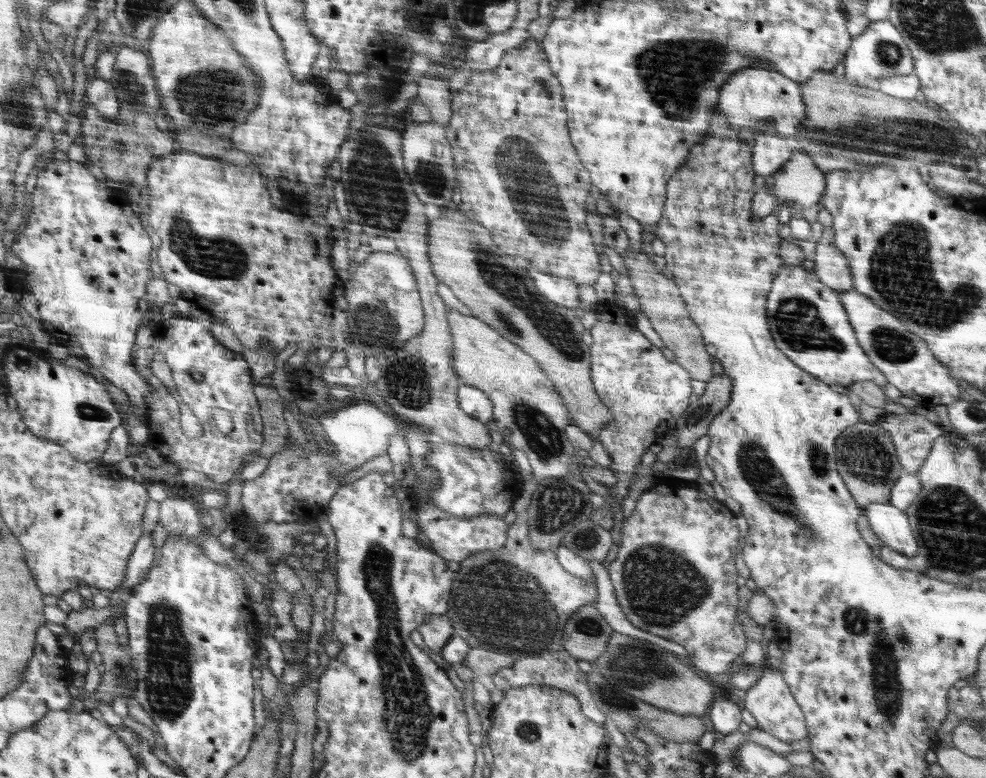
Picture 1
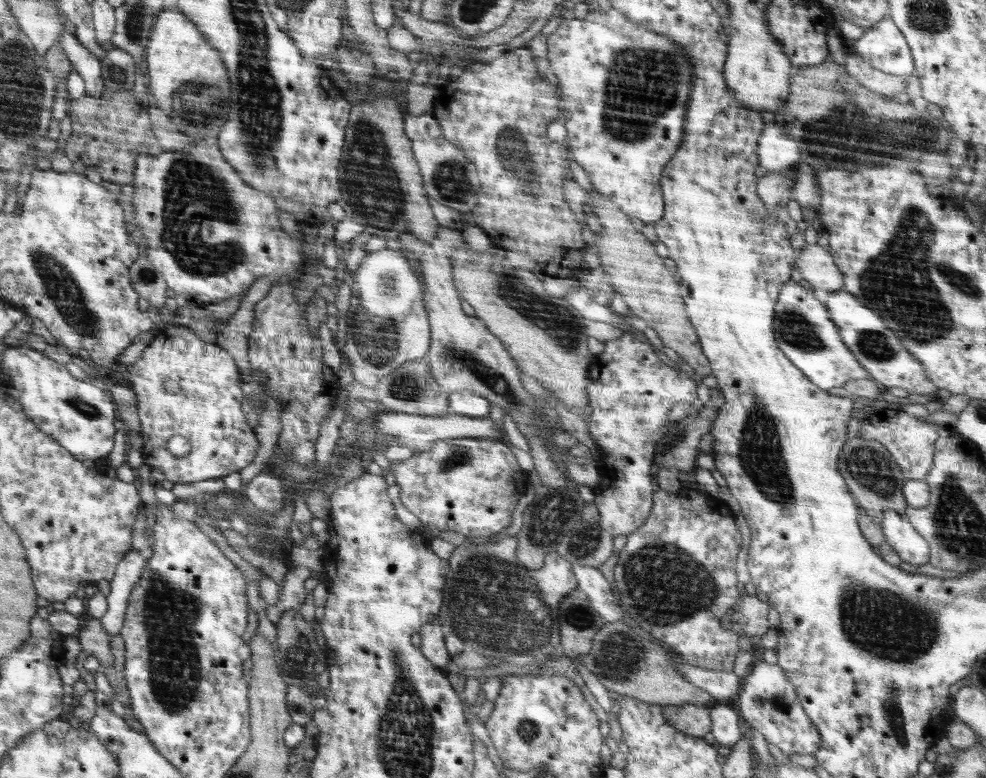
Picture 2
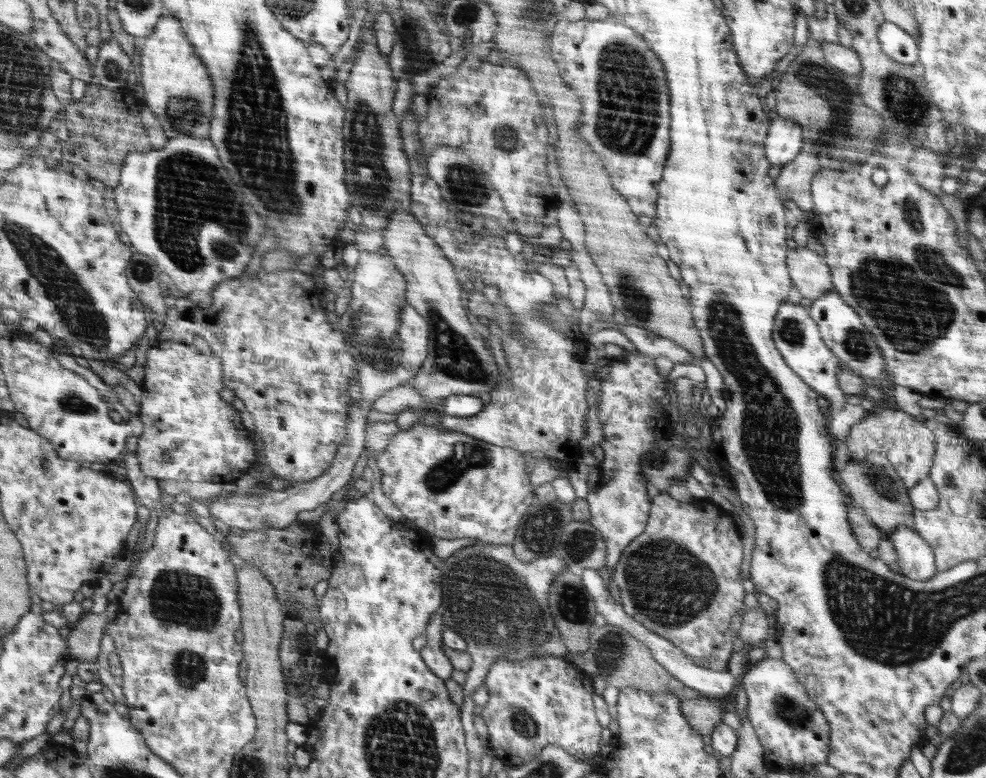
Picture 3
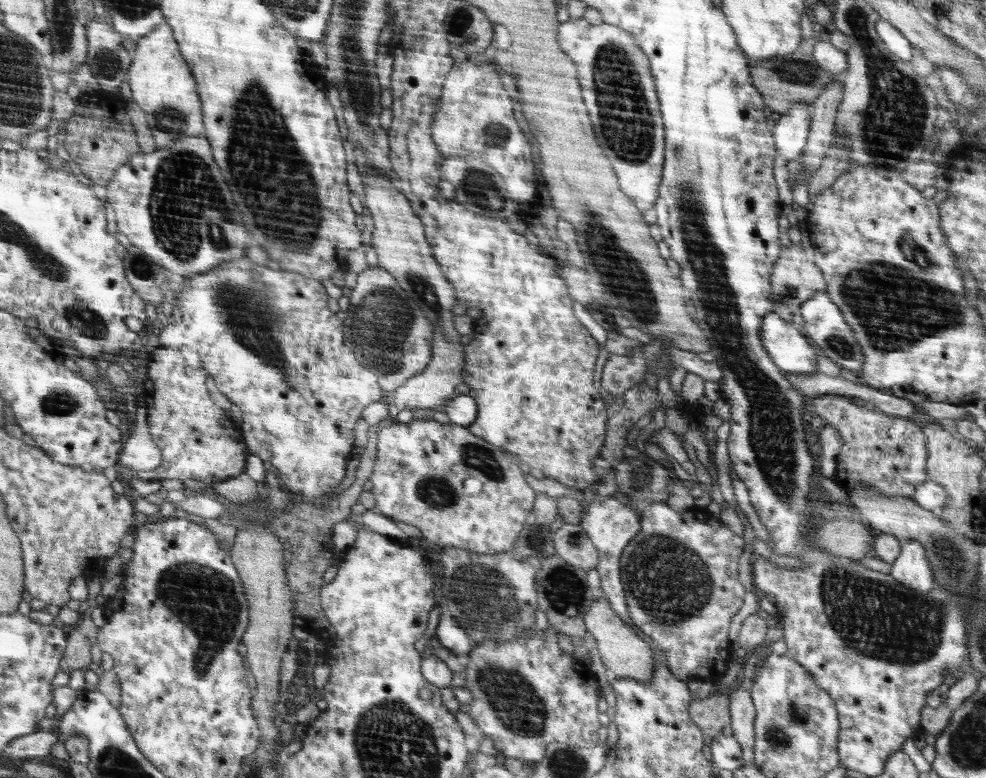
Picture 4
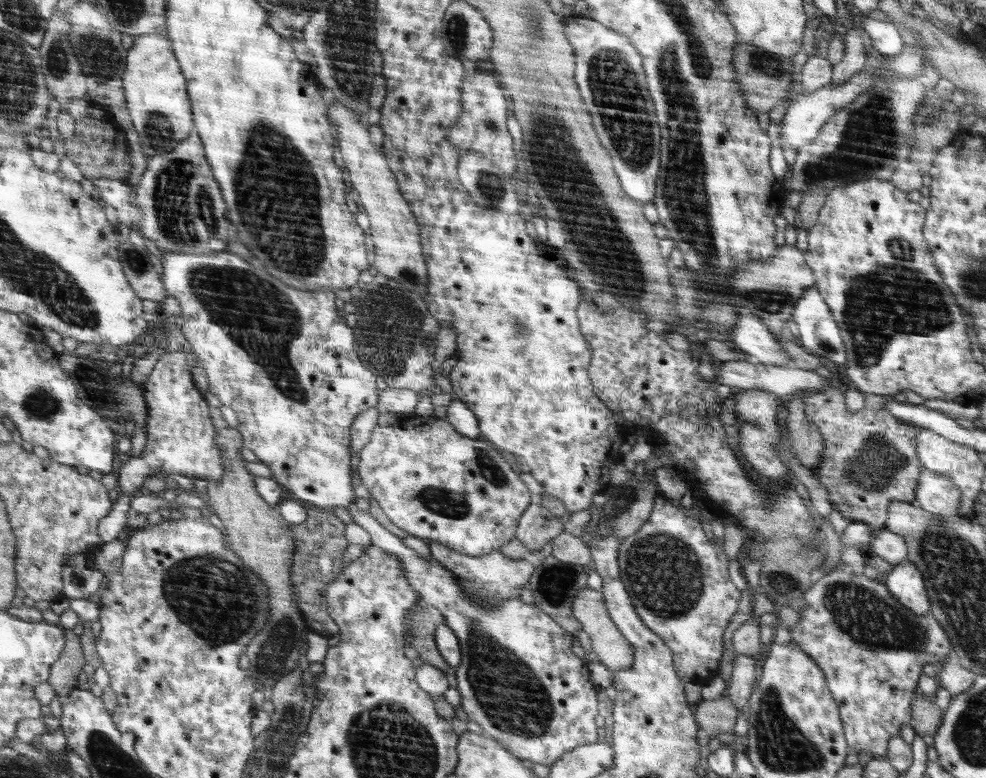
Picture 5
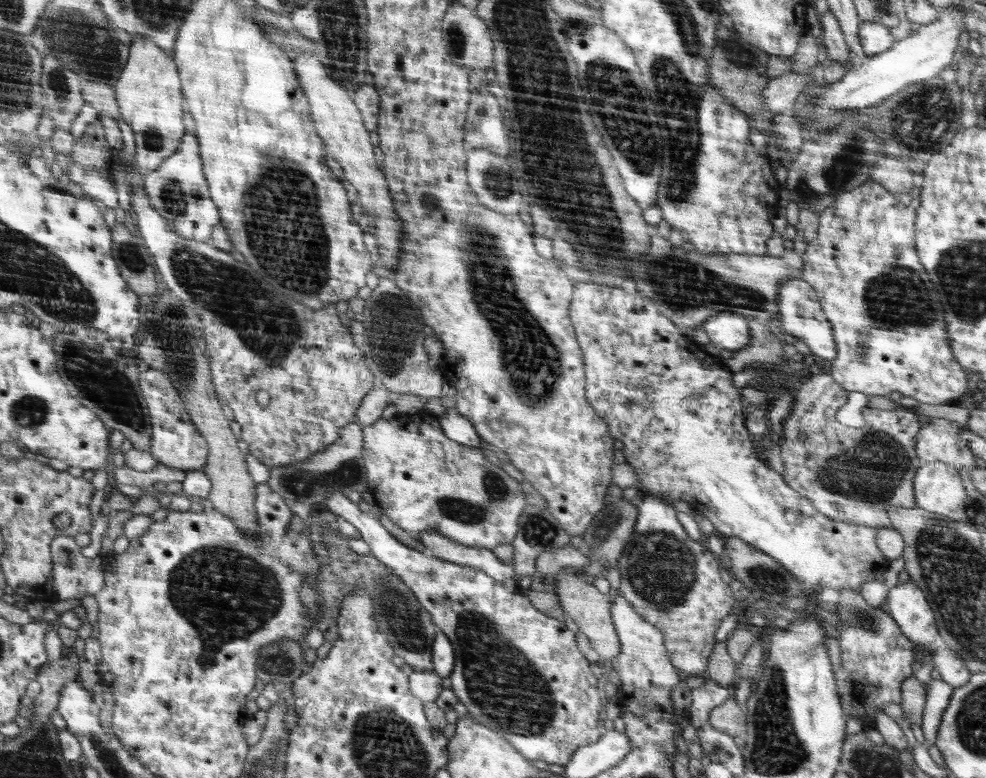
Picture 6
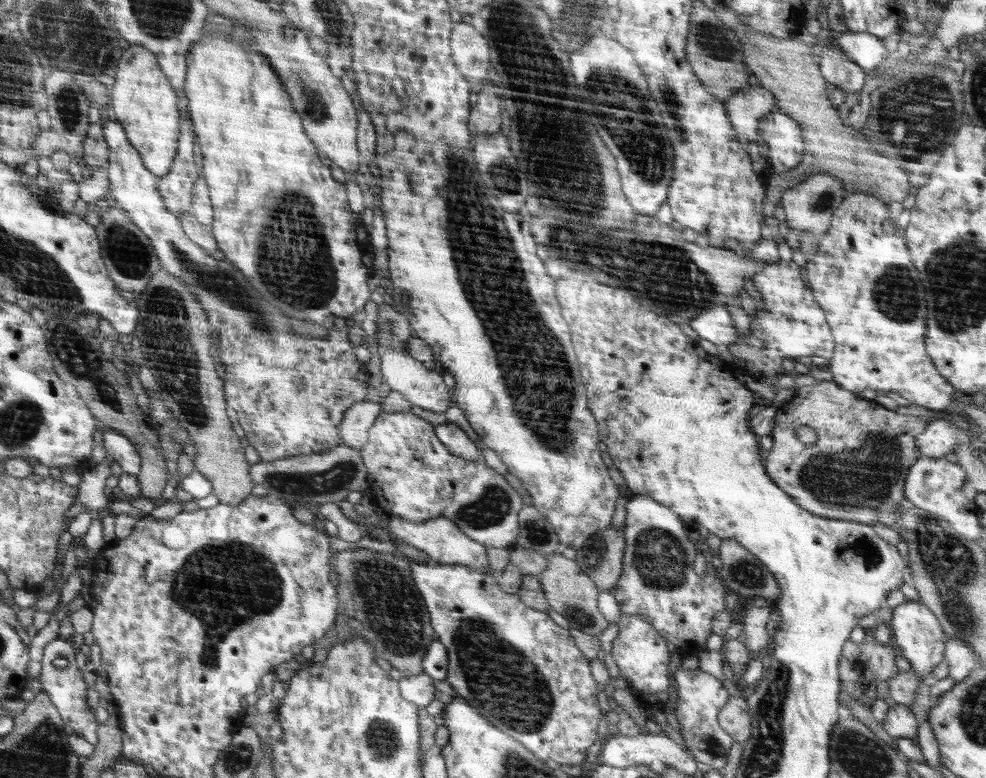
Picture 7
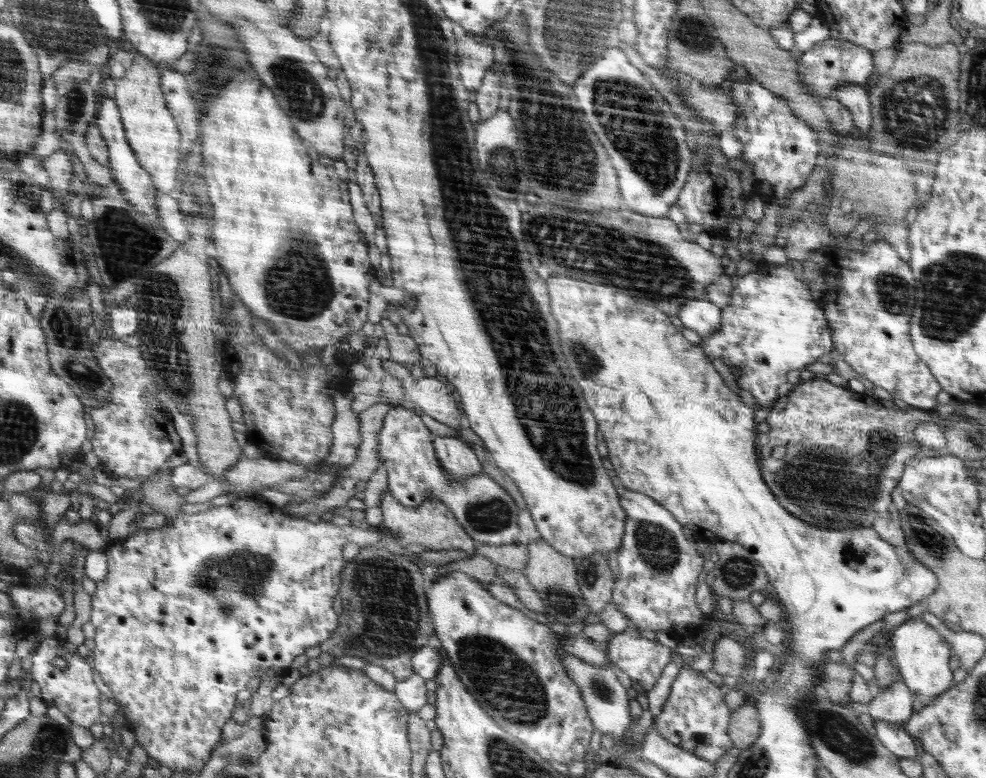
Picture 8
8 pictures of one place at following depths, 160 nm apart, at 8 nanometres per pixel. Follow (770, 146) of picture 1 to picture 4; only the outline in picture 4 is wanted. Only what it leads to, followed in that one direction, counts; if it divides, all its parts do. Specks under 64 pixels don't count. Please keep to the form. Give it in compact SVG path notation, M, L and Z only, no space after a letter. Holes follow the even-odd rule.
M806 103L795 104L788 112L776 116L774 140L779 153L788 161L798 160L802 156L809 130L812 112Z

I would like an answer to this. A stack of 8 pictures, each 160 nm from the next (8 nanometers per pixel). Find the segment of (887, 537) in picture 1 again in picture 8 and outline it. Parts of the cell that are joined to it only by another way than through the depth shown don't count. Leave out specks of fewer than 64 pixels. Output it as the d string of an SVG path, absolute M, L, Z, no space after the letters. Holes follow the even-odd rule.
M921 617L909 619L890 632L892 646L894 647L894 660L896 660L899 674L904 678L904 684L912 694L914 701L932 705L936 697L948 691L952 685L953 671L950 669L951 648L945 638Z

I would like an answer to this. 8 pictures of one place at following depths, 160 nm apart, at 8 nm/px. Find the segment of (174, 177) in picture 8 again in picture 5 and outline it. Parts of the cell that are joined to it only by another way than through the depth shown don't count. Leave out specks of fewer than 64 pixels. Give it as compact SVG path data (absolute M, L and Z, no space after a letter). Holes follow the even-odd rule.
M151 34L134 38L129 67L118 85L123 87L126 108L146 158L172 152L194 130L186 81L168 36Z

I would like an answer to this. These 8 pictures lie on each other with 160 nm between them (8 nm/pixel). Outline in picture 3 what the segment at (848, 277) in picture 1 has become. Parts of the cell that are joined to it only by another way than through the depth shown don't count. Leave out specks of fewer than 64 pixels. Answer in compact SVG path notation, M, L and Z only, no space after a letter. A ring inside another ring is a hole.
M808 247L790 249L788 266L790 277L802 298L813 301L822 296L822 292L833 290L833 272L826 265L825 257Z

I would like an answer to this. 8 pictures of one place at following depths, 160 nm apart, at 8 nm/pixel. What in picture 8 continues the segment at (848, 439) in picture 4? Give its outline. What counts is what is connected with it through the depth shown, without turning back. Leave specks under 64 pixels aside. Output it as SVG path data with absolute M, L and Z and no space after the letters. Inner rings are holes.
M813 378L809 381L796 385L788 395L782 396L775 401L772 407L769 409L769 415L767 417L767 423L770 425L768 431L769 442L762 448L762 477L766 480L766 485L773 491L773 495L777 497L782 505L786 504L785 509L792 514L792 516L798 516L800 520L806 520L808 524L818 524L818 528L870 528L873 523L878 519L890 519L890 509L892 508L892 490L896 488L898 482L903 476L906 463L916 454L920 453L921 444L916 440L915 428L918 424L928 421L943 422L946 418L954 417L958 414L963 414L965 407L962 404L946 404L937 405L933 409L917 409L916 407L909 406L908 409L900 409L895 406L887 408L882 405L877 399L870 398L865 393L852 392L852 390L846 390L846 387L836 386L836 384L826 382L826 379ZM776 446L784 446L786 452L783 458L772 457L772 450Z

